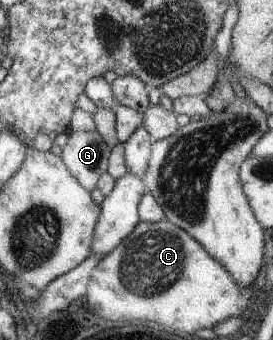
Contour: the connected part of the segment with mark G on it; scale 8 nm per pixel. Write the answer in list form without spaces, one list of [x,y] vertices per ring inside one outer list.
[[[93,132],[68,133],[67,145],[62,149],[61,159],[68,169],[90,192],[97,187],[99,177],[108,171],[110,151],[102,135]]]

